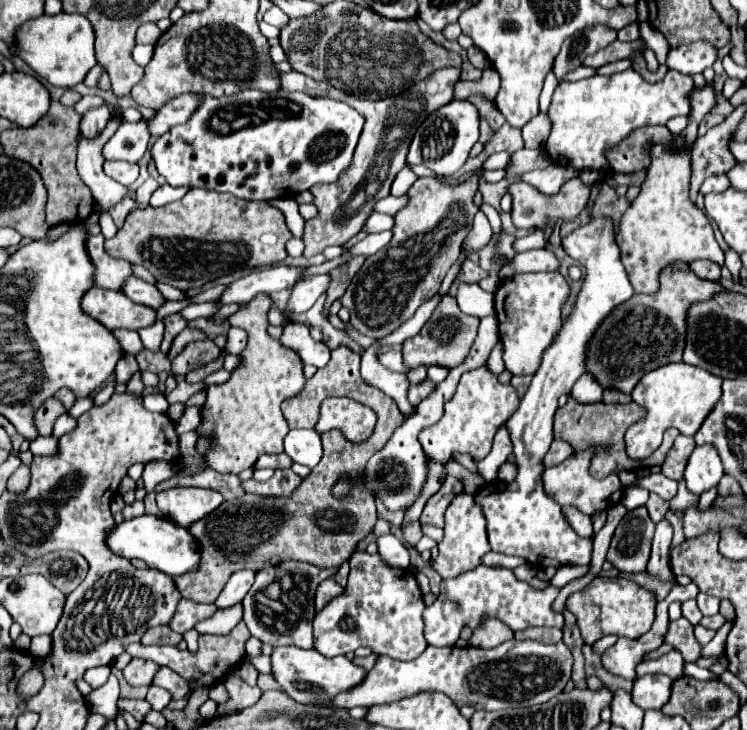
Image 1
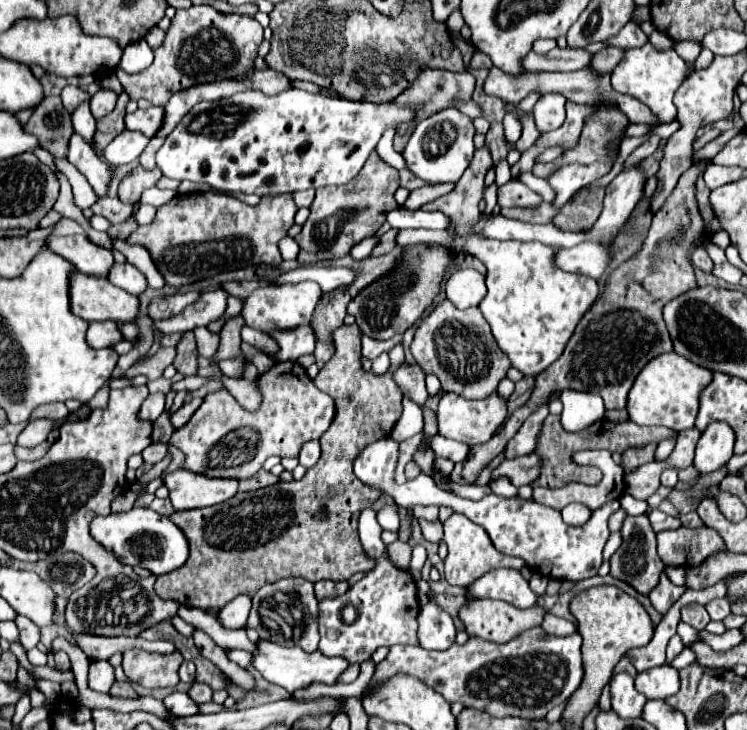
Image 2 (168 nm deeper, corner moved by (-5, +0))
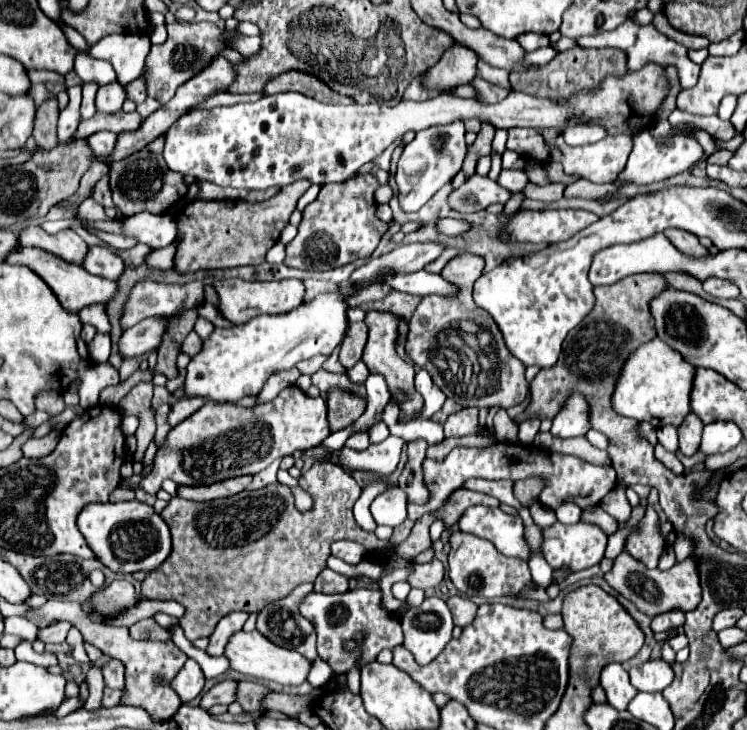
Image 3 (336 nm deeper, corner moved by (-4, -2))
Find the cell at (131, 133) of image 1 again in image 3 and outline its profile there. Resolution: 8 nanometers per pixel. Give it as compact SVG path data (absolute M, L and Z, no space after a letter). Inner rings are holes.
M98 131L88 137L88 145L98 157L112 157L112 149L116 147L116 133L110 131Z

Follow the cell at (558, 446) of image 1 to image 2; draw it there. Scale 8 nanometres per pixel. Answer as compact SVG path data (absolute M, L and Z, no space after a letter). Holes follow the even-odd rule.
M533 453L515 459L503 459L503 463L497 469L493 469L491 481L499 477L507 477L515 487L521 487L537 479L539 469L541 469L541 461L537 461L537 455Z

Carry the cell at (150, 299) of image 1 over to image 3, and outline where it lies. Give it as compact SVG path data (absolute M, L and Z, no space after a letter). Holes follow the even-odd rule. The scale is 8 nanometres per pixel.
M90 247L88 255L84 259L84 269L90 271L92 275L100 275L104 279L118 281L120 279L120 273L124 273L126 265L108 247Z

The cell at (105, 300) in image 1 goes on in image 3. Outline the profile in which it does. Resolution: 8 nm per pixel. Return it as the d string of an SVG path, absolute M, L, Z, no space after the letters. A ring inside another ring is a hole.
M18 247L14 253L8 255L6 263L10 263L10 265L26 265L26 267L30 267L32 271L36 271L36 273L48 283L48 287L56 293L60 305L62 305L66 311L70 311L70 313L78 313L80 309L88 307L88 305L96 305L96 303L106 305L106 303L108 303L110 299L114 299L114 295L118 293L116 281L108 281L108 279L104 279L104 277L92 275L92 273L88 273L86 269L82 269L82 267L78 267L78 265L74 265L74 263L66 263L64 259L54 257L52 253L46 253L46 251L42 251L42 249Z

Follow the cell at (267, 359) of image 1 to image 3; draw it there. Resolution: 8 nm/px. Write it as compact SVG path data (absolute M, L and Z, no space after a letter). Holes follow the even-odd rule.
M298 385L282 389L276 399L254 409L234 409L232 403L206 401L194 415L168 433L166 447L156 453L152 473L132 487L134 491L142 489L156 495L164 479L172 479L178 485L212 485L230 477L256 475L272 461L298 449L312 449L326 437L326 401L306 395Z

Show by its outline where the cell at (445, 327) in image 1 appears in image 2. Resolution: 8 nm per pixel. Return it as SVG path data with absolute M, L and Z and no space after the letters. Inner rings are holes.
M449 301L437 303L431 315L425 317L419 329L415 331L411 353L425 373L433 373L439 377L443 391L453 391L465 399L485 399L497 389L499 381L507 375L511 363L509 357L497 349L497 343L489 329L473 333L467 331L467 323L485 323L485 317L477 307L459 311ZM447 323L461 323L461 325L457 325L455 329L449 327Z

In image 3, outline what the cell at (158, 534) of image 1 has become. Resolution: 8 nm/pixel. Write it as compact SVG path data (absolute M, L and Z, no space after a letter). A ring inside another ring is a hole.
M136 499L124 503L94 503L80 511L78 527L88 547L116 573L152 573L172 553L172 535L164 519L150 507Z

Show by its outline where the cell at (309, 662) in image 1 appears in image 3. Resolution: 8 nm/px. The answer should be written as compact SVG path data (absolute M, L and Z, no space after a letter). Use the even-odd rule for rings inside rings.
M252 631L252 633L236 633L228 645L226 645L226 657L230 659L230 667L238 673L250 675L250 677L258 677L258 679L268 679L280 685L302 685L312 669L312 663L302 657L300 653L296 653L294 649L284 649L274 645L272 641L268 641L262 633Z

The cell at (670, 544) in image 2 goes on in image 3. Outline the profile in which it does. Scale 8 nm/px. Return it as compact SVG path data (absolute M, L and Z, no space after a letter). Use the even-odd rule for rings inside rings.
M648 505L646 517L642 519L642 531L634 533L626 541L626 551L642 561L646 567L654 569L666 549L666 537L660 531L660 519L656 511Z

